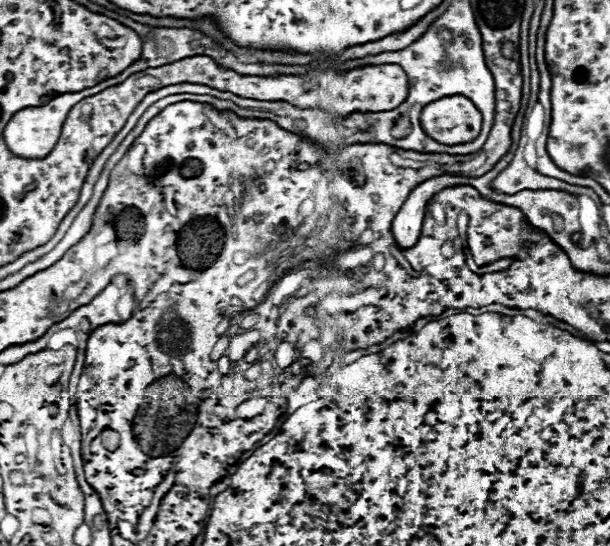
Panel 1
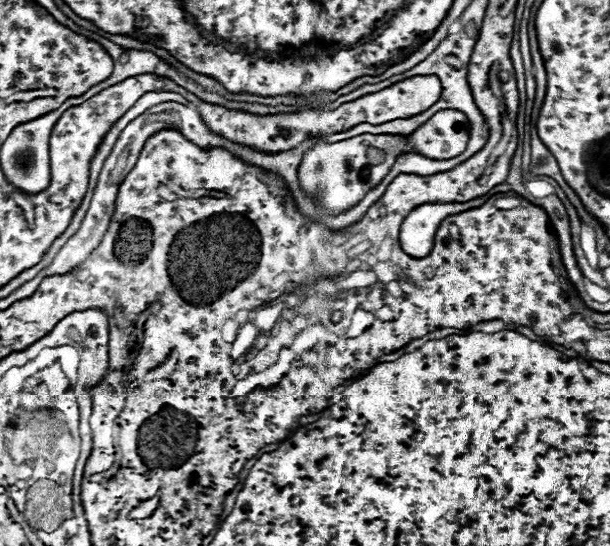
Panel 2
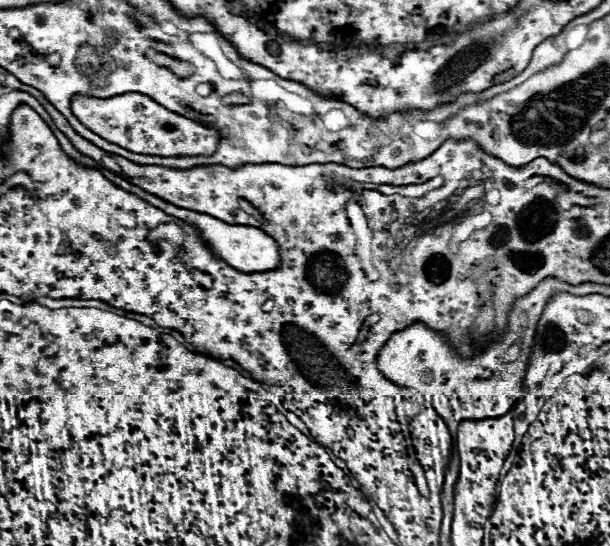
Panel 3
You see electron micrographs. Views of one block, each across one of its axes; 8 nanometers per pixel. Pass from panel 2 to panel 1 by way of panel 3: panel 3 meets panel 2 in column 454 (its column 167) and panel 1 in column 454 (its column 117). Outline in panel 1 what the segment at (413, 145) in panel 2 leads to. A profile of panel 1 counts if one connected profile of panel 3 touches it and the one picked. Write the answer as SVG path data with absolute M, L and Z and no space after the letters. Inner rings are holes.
M444 96L422 108L420 124L442 144L464 144L480 134L482 114L464 96Z

